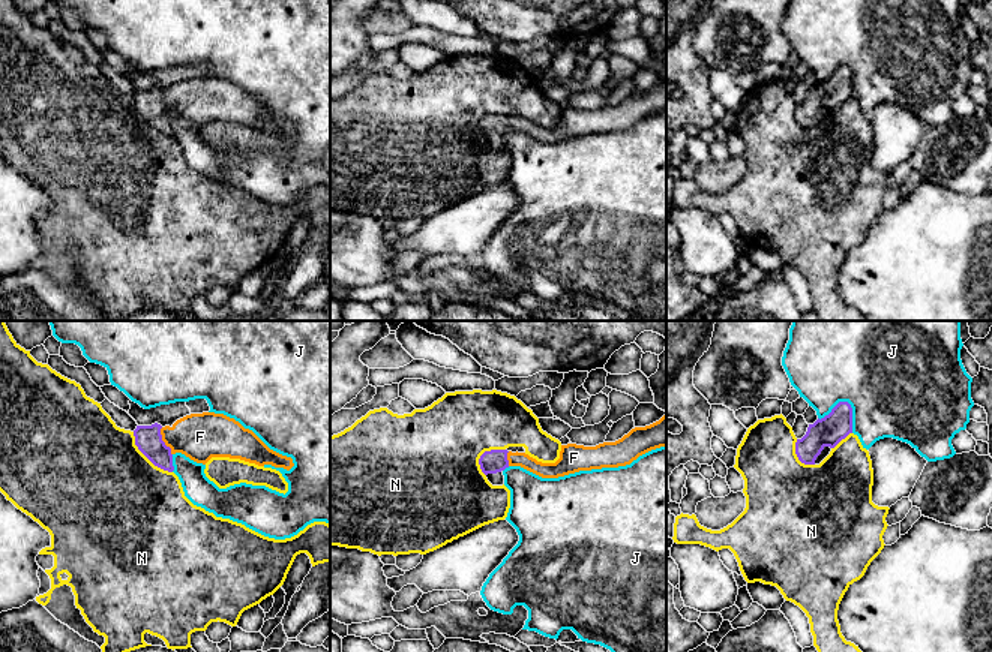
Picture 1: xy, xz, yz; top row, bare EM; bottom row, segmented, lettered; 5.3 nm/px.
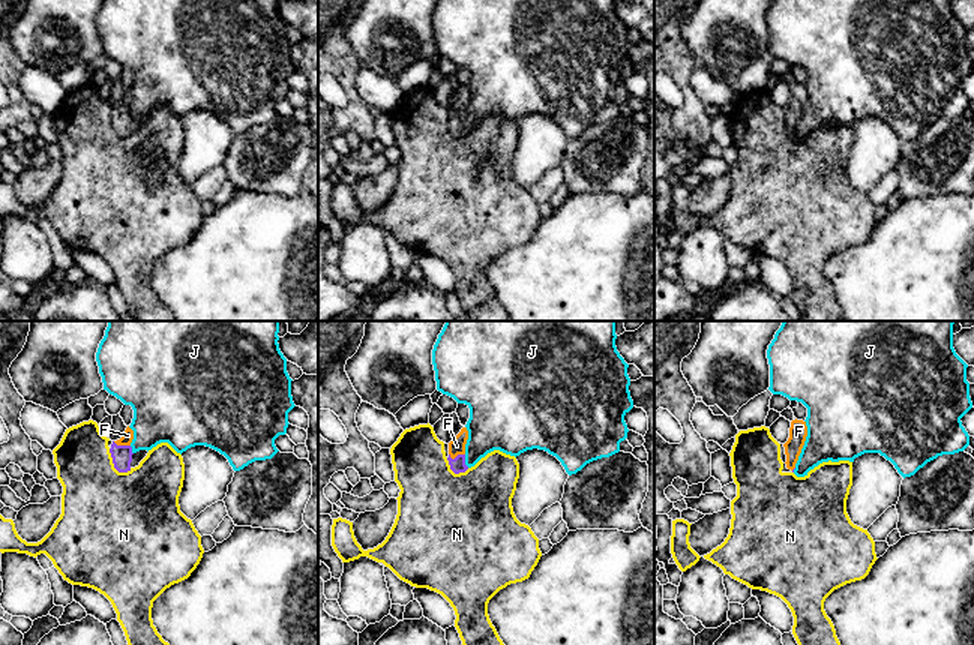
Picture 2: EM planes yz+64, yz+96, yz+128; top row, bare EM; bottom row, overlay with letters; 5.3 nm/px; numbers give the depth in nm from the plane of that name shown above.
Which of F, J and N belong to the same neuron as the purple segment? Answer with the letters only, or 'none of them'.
F

